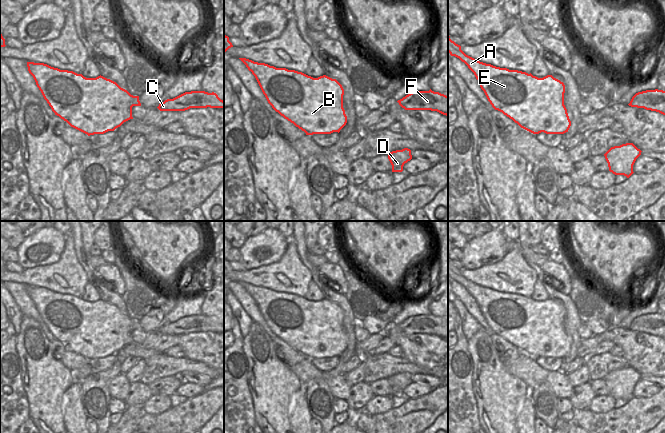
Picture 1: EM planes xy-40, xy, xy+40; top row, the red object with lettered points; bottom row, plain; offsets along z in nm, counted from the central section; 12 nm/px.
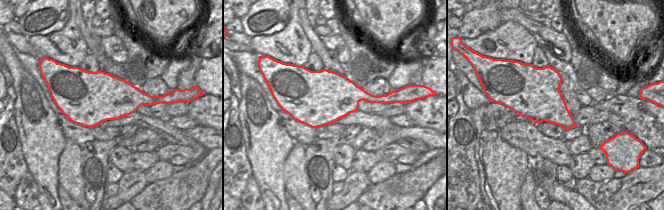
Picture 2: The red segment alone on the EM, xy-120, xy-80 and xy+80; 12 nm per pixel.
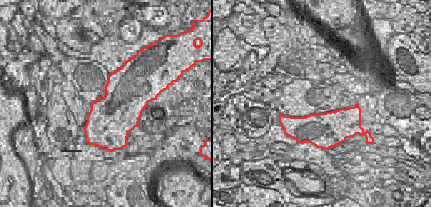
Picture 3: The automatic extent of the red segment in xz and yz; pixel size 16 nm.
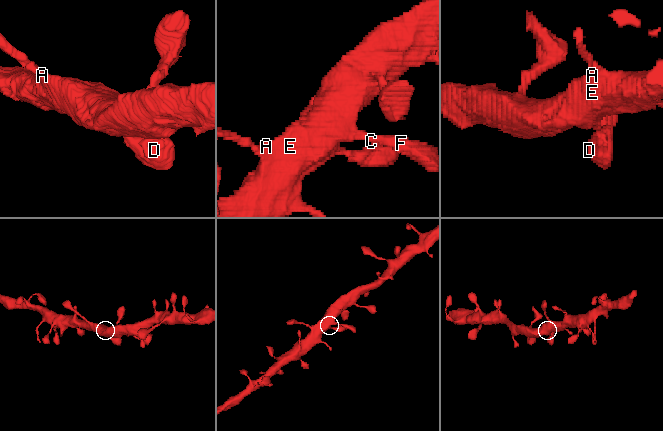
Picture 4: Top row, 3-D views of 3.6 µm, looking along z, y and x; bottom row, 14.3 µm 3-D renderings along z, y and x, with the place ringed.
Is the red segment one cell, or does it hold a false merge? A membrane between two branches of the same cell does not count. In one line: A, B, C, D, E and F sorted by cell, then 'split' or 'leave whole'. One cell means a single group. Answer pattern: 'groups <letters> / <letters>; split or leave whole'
groups A B C D E F; leave whole

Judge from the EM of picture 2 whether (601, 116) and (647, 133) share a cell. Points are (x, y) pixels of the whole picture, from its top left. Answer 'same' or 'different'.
different

